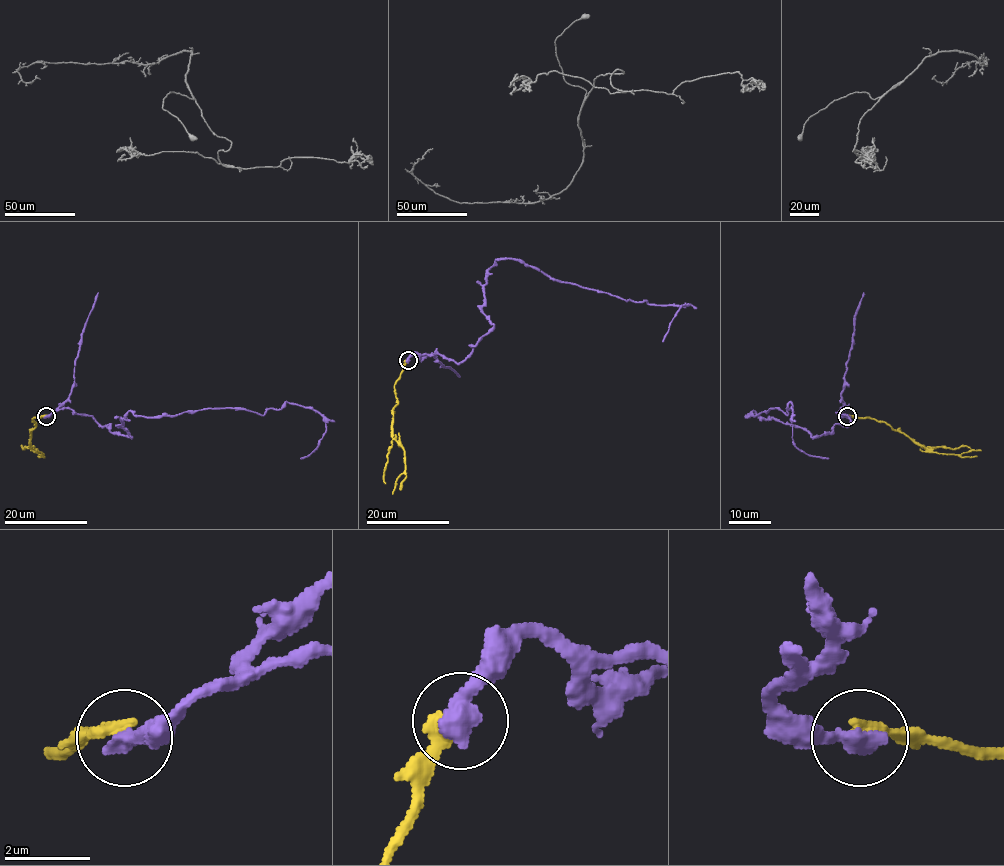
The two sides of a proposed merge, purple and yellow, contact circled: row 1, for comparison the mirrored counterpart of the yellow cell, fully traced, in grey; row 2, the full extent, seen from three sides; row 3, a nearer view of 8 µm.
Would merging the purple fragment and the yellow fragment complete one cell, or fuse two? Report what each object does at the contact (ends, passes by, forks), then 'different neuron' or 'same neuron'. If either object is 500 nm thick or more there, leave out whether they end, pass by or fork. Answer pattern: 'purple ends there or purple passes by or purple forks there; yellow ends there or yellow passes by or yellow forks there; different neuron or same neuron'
different neuron

